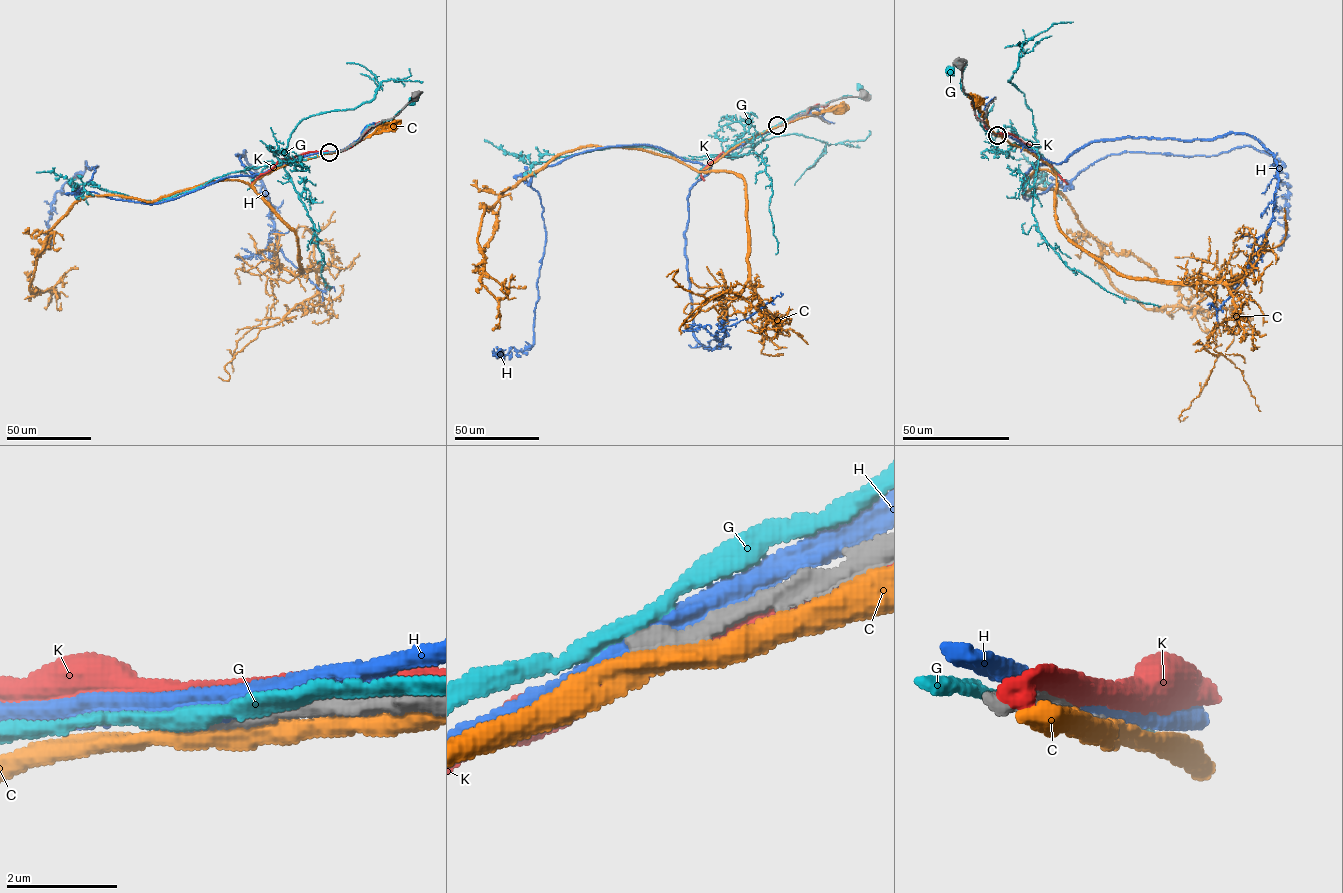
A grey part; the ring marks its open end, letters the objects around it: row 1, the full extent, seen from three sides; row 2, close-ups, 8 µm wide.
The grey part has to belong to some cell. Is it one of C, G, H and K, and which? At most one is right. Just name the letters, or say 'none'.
none

